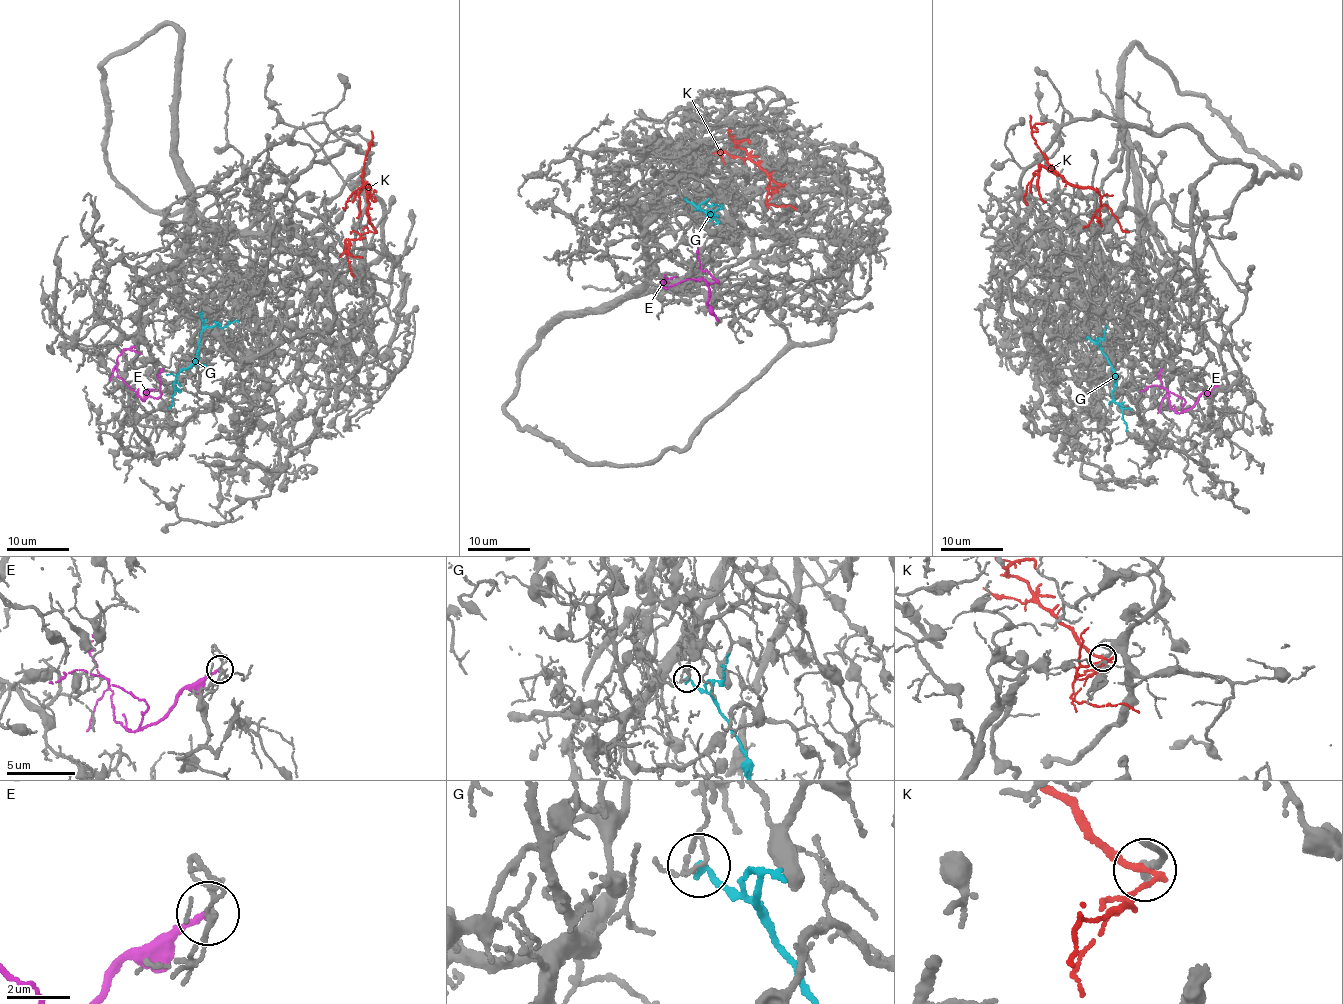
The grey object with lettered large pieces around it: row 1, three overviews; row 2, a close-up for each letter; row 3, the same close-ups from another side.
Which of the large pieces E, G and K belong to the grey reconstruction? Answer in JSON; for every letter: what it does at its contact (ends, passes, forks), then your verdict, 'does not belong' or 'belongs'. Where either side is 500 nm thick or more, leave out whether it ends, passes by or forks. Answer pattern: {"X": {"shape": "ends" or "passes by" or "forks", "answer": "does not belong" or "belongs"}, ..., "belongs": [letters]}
{"E": {"shape": "ends", "answer": "does not belong"}, "G": {"shape": "ends", "answer": "does not belong"}, "K": {"shape": "passes by", "answer": "does not belong"}, "belongs": []}

